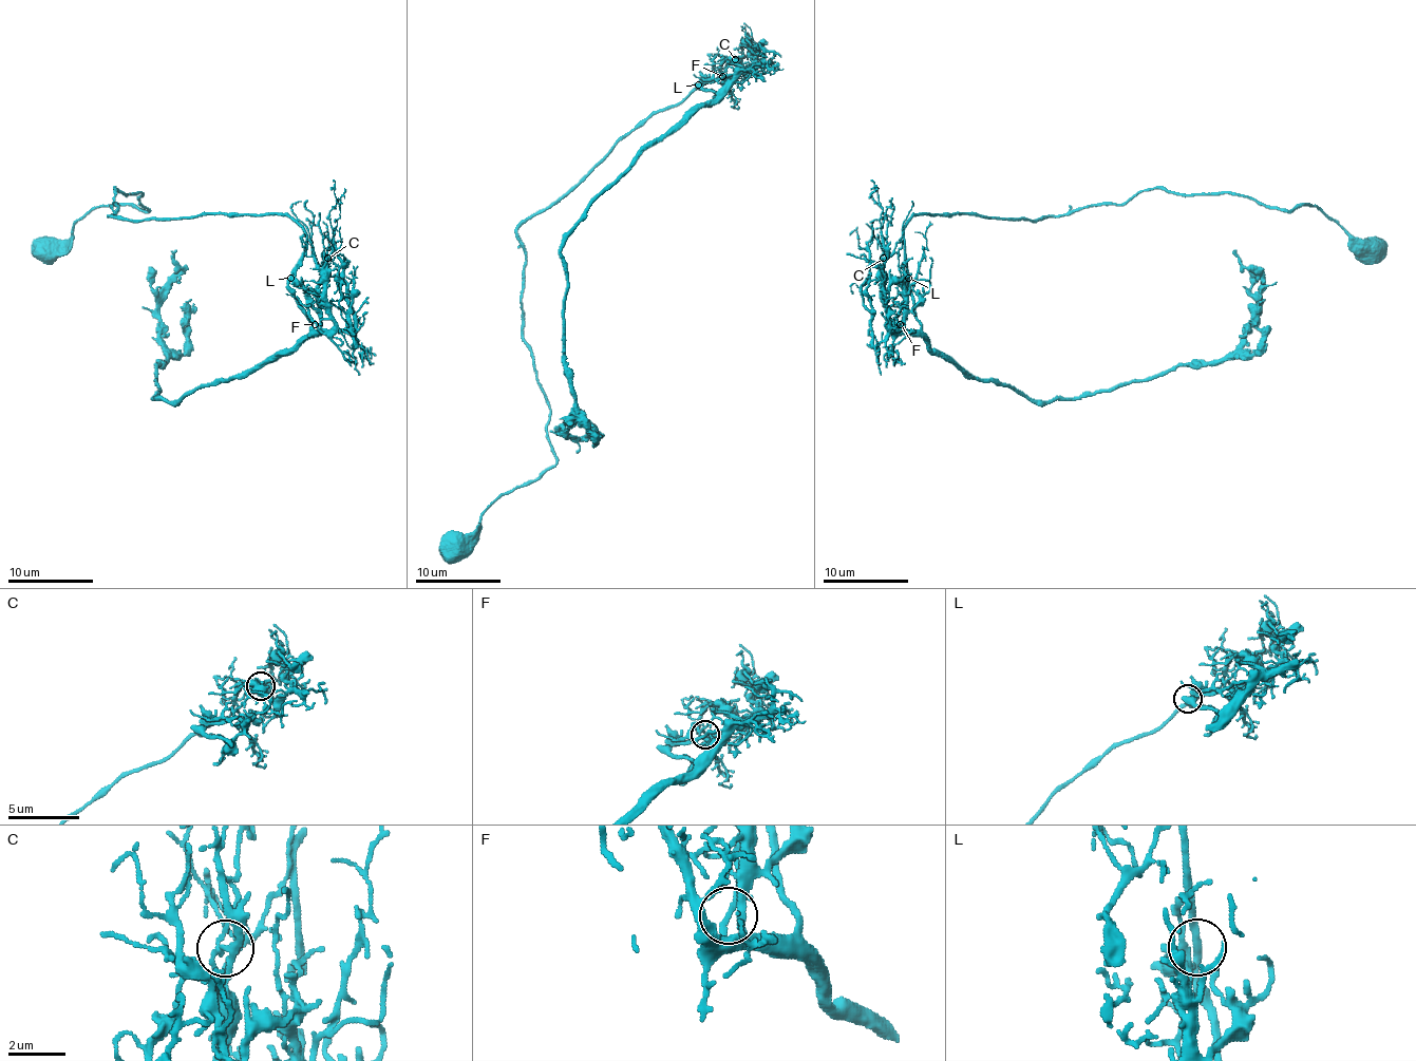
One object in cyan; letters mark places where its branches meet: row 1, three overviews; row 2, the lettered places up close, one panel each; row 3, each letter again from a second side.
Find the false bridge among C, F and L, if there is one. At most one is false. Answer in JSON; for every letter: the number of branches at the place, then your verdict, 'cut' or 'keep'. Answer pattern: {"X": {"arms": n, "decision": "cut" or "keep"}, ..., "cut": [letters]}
{"C": {"arms": 3, "decision": "keep"}, "F": {"arms": 3, "decision": "keep"}, "L": {"arms": 3, "decision": "keep"}, "cut": []}

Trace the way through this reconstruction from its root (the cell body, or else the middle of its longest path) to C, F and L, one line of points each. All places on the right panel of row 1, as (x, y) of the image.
C: (1371, 251), (1313, 205), (1147, 188), (1038, 220), (916, 215), (883, 258)
F: (1371, 251), (1320, 207), (1228, 192), (1147, 188), (1038, 220), (916, 215), (900, 324)
L: (1371, 251), (1313, 205), (1147, 188), (1038, 220), (916, 215), (908, 277)

